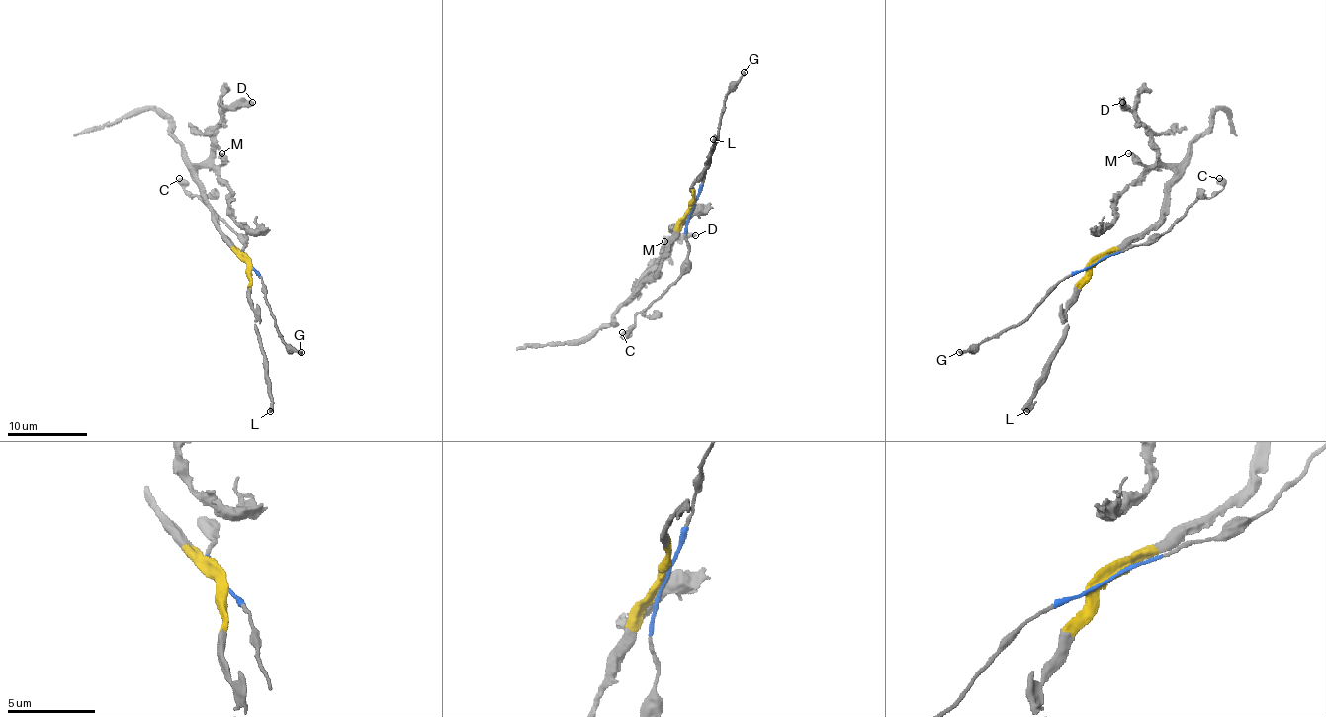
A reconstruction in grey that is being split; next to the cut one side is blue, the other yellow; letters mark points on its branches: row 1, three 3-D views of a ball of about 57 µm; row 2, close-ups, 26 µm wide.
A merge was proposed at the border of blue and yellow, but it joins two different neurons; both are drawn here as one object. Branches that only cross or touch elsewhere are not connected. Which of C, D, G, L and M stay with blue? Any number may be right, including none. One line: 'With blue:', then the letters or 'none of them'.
With blue: C, G

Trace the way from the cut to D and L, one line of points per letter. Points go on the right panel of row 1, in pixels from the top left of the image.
D: (1096, 263), (1136, 241), (1160, 218), (1166, 190), (1174, 174), (1160, 160), (1154, 134), (1121, 102)
L: (1096, 263), (1066, 311), (1066, 333), (1062, 345), (1026, 412)

